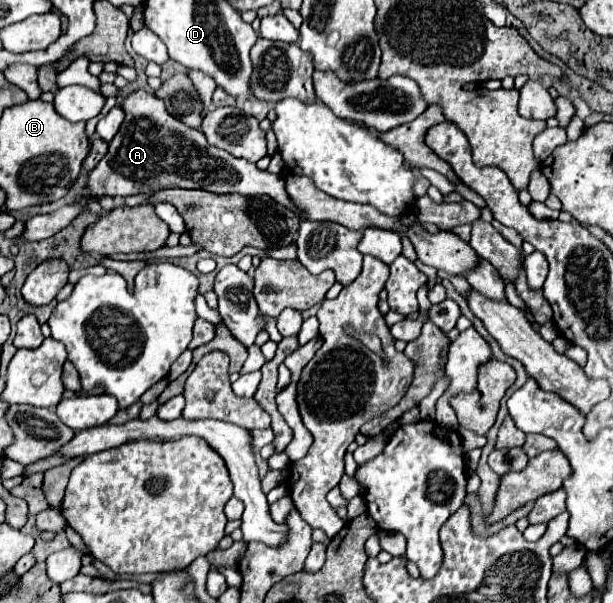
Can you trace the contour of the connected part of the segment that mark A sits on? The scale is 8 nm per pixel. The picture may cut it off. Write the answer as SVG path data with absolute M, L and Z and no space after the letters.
M135 90L131 92L129 96L123 98L123 102L119 104L121 110L125 112L125 122L121 124L117 136L111 140L109 144L109 152L105 154L105 158L95 166L95 170L89 172L87 176L87 182L85 182L85 190L83 190L83 200L77 200L65 208L59 208L51 214L45 214L45 216L33 216L31 220L27 220L25 224L25 232L23 232L23 240L45 240L45 238L51 238L53 234L57 234L61 228L65 228L67 224L73 222L73 218L77 218L87 200L93 198L93 200L101 200L103 196L131 196L131 194L147 194L147 190L163 190L163 188L205 188L207 192L217 192L217 194L241 194L241 196L269 196L273 200L277 200L277 204L289 208L291 212L299 212L299 208L289 200L287 192L285 192L285 178L279 176L279 174L271 174L271 172L263 172L259 170L255 164L247 162L247 160L241 160L241 158L235 158L231 156L229 152L217 148L217 146L211 146L207 142L207 138L203 136L201 130L195 130L195 128L189 128L185 126L181 120L173 118L167 110L165 110L165 104L155 96L155 94L149 94L145 90Z

